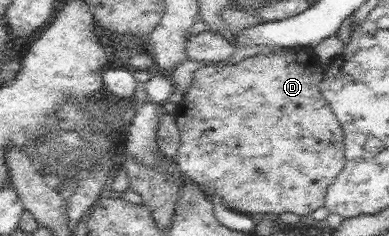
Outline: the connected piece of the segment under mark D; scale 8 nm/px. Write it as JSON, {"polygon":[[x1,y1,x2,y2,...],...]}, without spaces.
{"polygon":[[296,46,285,47,275,54,257,54,242,60,233,65,227,63,205,63,193,76,192,84,187,93,183,96,181,103,174,111,176,124,180,132,181,146,177,151,176,163,179,171,193,180,195,184,202,187,208,194,216,193,221,202,235,212,252,215,260,218,266,214,281,215,286,212,297,214,298,216,309,216,315,210,325,205,326,191,339,177,339,173,345,167,344,134,337,116,333,113,331,106,322,96,320,83,324,76,323,67,313,47]]}

